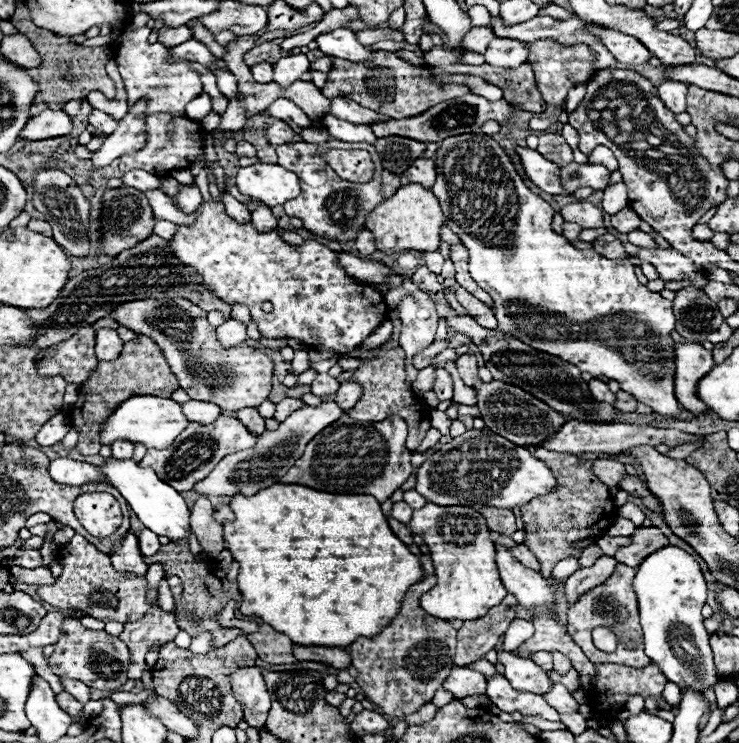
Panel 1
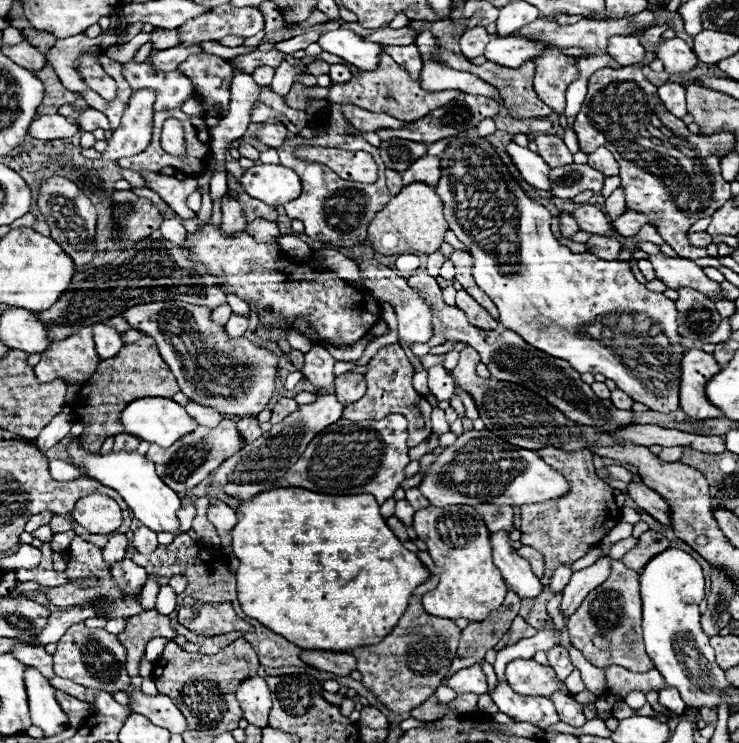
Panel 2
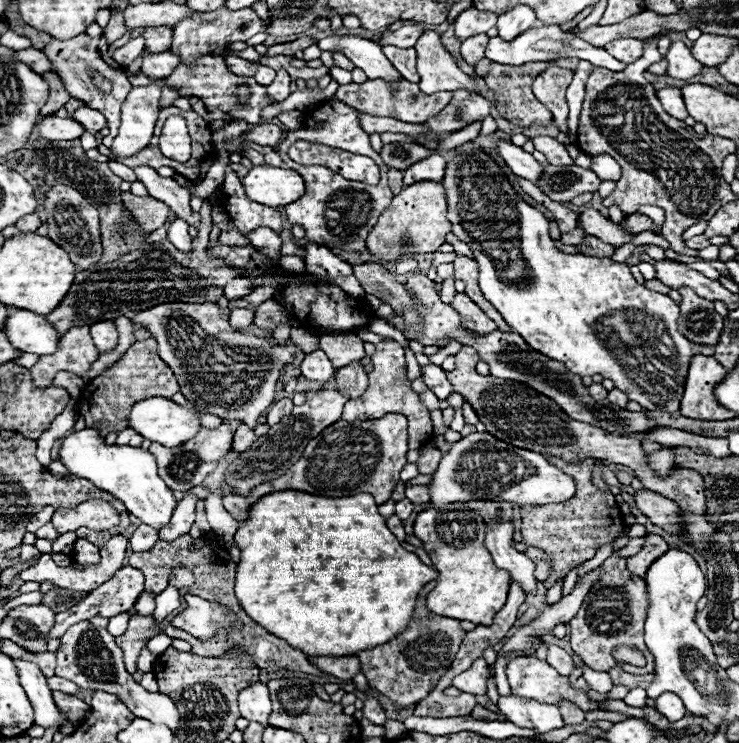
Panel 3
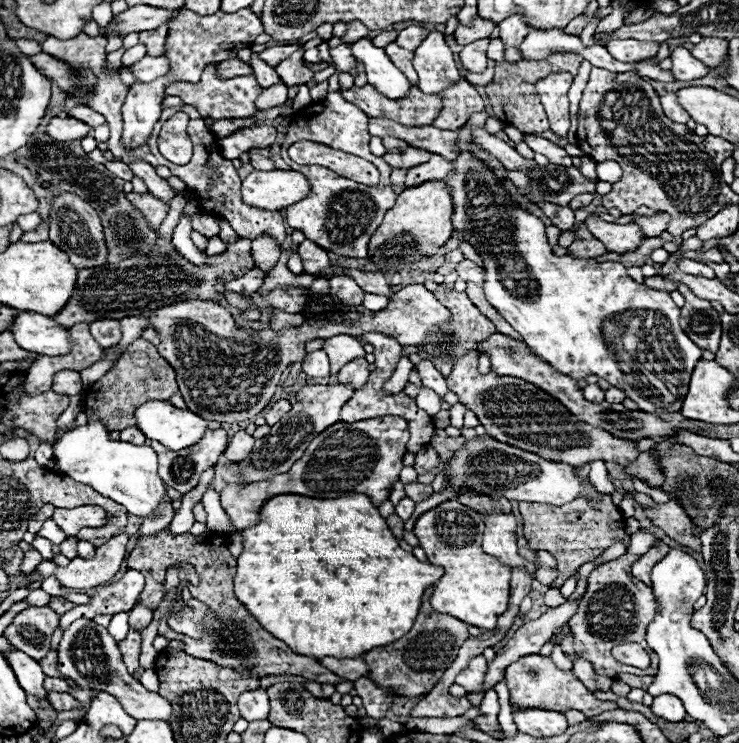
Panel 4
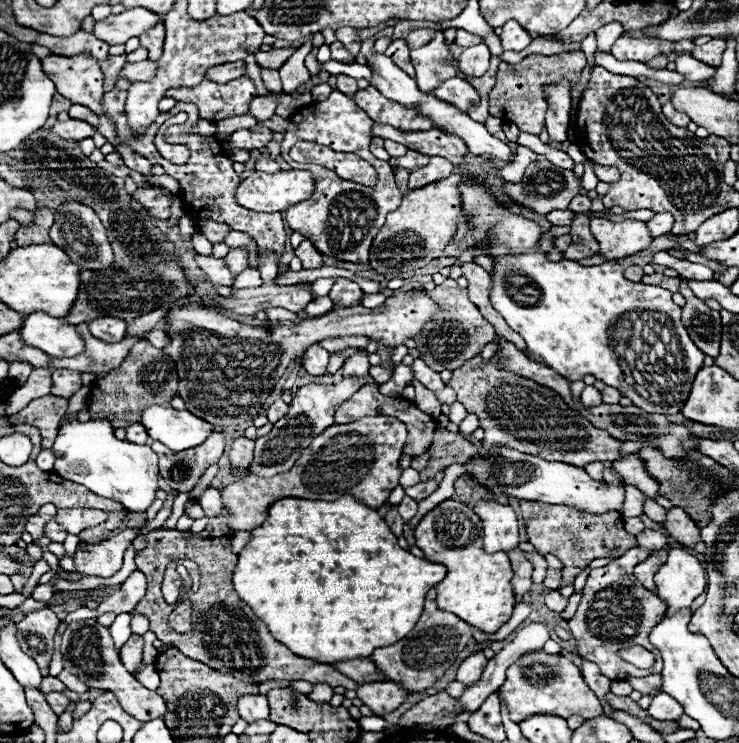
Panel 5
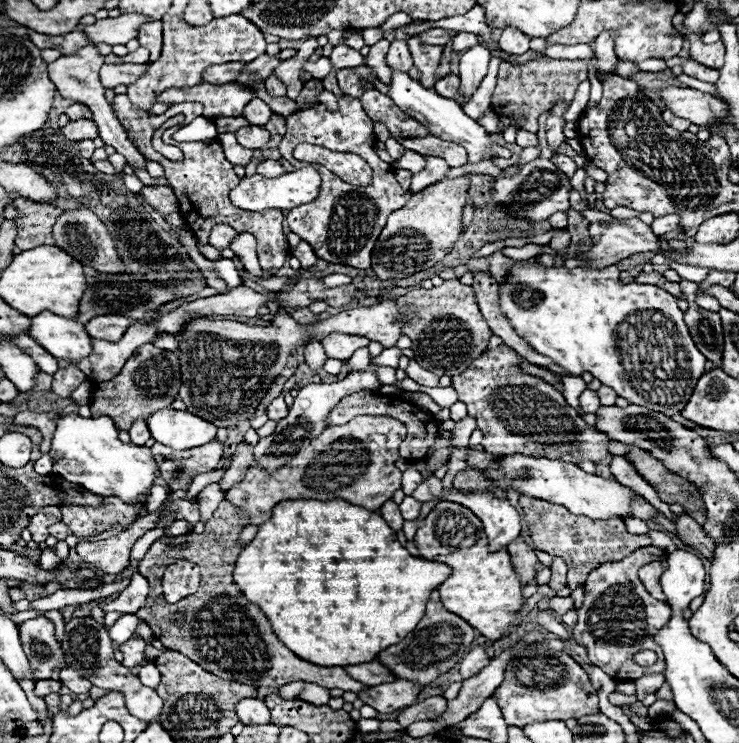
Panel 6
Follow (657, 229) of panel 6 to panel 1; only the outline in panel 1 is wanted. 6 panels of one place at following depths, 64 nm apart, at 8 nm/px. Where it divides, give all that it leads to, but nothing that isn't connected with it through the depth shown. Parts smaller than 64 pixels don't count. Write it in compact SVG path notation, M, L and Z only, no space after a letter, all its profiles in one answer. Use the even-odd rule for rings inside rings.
M624 208L624 210L620 210L618 214L612 216L612 226L618 232L622 232L622 234L628 234L632 230L638 230L640 222L642 222L642 218L634 210L630 210L630 208Z

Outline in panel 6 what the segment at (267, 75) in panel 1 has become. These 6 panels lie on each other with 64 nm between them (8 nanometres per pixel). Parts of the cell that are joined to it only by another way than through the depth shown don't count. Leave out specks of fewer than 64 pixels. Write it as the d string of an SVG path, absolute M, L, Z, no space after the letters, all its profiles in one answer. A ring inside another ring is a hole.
M270 76L264 86L266 86L266 90L268 90L268 94L270 94L272 98L282 98L282 96L286 96L286 86L284 86L278 78L274 78L274 76Z

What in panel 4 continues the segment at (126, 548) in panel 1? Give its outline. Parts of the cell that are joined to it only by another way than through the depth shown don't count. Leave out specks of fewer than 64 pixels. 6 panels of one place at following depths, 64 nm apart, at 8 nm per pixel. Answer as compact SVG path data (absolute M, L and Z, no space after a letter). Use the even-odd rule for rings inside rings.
M128 570L118 582L96 592L90 604L80 604L60 616L60 628L70 626L78 618L94 618L98 614L130 612L144 590L144 576L138 570Z

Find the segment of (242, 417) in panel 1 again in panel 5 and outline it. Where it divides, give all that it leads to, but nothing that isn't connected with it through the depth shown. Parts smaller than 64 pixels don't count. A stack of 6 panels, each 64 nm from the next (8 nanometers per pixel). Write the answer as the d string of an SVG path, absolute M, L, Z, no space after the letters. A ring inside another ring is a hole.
M236 438L230 450L230 464L232 470L246 470L252 464L252 450L254 450L254 440L248 438Z

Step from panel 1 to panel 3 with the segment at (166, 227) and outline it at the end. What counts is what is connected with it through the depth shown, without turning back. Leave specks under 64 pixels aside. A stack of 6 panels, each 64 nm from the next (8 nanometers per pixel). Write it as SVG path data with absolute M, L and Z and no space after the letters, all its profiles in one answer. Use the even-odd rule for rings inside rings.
M176 218L176 220L170 224L168 238L170 238L170 242L172 242L180 252L192 254L192 238L190 238L190 234L188 234L188 224L186 224L184 220Z

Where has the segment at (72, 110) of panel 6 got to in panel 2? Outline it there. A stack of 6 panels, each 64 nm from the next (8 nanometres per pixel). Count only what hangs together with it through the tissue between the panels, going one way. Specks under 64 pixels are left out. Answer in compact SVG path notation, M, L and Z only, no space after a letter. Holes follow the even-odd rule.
M84 110L84 112L78 112L78 124L86 130L86 132L94 132L98 128L104 128L104 130L110 130L108 126L108 118L104 118L104 114L100 114L98 110Z

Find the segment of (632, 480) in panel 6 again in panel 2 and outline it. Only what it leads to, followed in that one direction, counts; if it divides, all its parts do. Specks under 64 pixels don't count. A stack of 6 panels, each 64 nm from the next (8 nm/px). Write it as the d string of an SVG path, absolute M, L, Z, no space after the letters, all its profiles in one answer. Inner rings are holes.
M680 446L664 448L664 450L658 454L658 458L660 458L662 462L676 462L676 460L680 460L680 456L682 456L682 450L684 450L684 448L680 448Z

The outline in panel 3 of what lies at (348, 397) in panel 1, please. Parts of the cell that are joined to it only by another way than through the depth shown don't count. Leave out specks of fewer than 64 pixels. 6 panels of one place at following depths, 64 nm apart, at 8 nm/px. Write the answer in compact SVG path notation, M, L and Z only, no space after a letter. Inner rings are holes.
M352 362L348 366L342 366L334 378L338 390L348 394L350 398L358 398L368 386L368 374L364 372L362 362Z

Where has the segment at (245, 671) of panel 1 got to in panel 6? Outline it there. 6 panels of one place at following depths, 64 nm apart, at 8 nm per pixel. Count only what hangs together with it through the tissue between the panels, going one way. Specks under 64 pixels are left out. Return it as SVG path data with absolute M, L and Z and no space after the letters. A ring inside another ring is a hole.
M244 698L236 704L236 716L244 726L268 724L268 708L258 698Z

